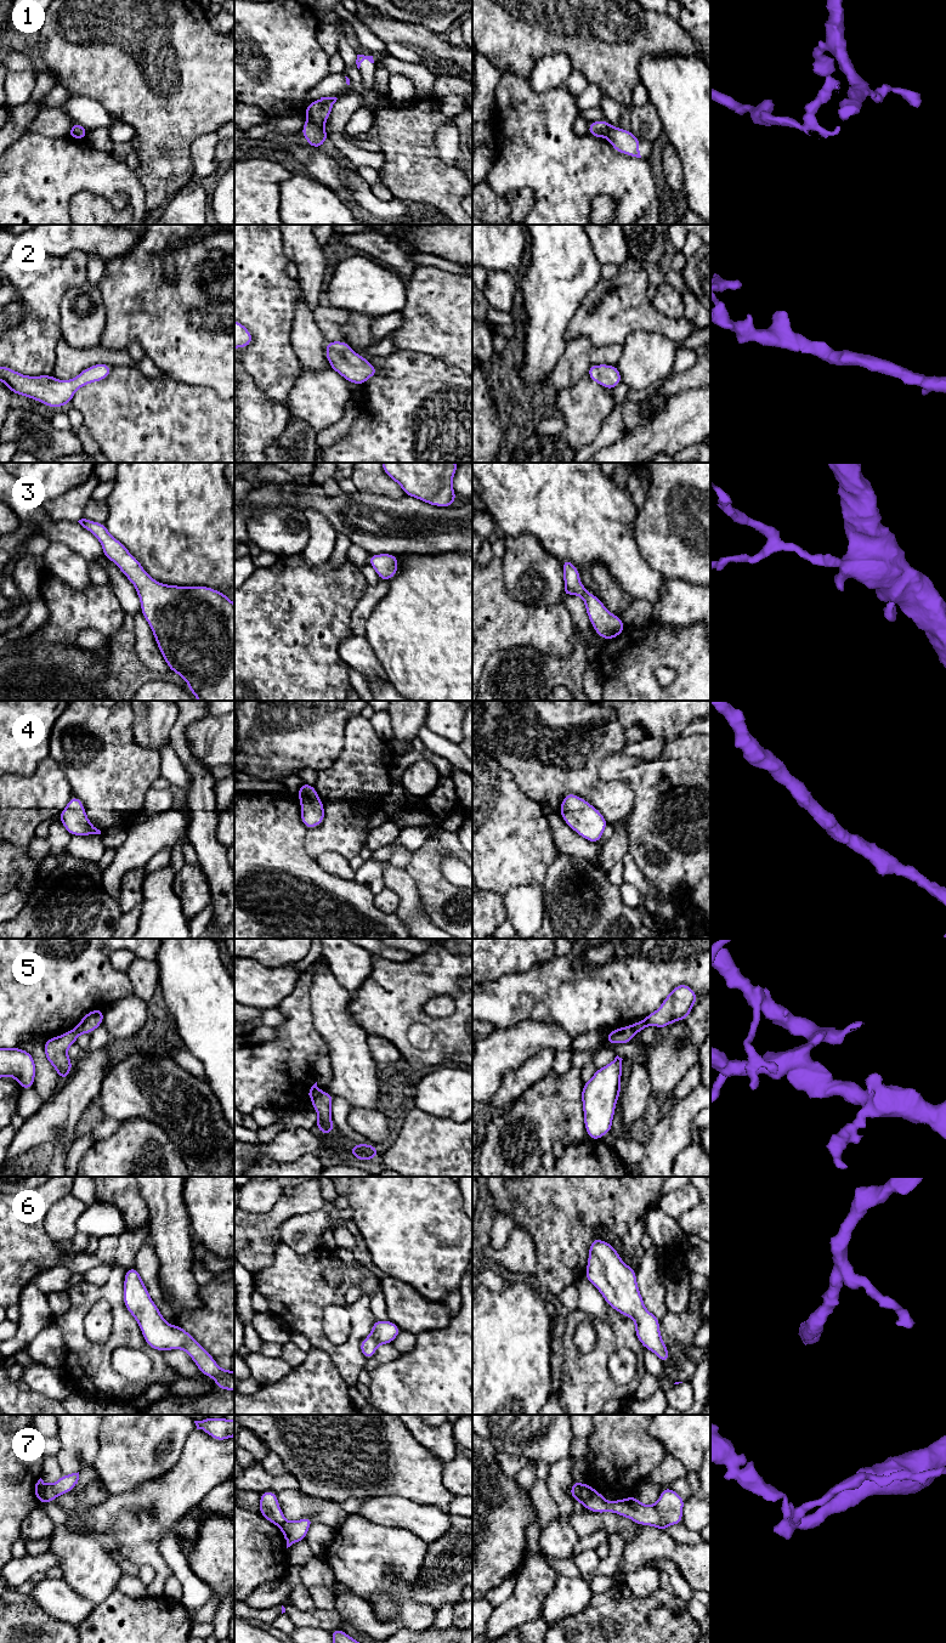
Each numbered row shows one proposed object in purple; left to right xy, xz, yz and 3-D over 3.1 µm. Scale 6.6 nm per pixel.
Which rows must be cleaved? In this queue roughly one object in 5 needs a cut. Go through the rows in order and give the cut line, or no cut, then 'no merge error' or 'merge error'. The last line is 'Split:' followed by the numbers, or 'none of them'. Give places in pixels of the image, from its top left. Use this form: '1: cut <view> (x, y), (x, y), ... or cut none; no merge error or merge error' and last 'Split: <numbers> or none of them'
1: cut xz (307, 119), (322, 126); merge error
2: cut none; no merge error
3: cut none; no merge error
4: cut none; no merge error
5: cut xz (321, 1091), (312, 1100); merge error
6: cut none; no merge error
7: cut xy (46, 1484), (41, 1503); merge error
Split: 1, 5, 7

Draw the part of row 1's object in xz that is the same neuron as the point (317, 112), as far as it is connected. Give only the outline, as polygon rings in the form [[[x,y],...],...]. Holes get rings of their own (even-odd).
[[[321,97],[317,101],[310,102],[305,109],[305,118],[313,124],[323,126],[336,100],[336,97]]]

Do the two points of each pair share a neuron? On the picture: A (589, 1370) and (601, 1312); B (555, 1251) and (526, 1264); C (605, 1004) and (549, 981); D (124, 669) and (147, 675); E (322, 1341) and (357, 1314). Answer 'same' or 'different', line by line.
A: different
B: different
C: same
D: same
E: same

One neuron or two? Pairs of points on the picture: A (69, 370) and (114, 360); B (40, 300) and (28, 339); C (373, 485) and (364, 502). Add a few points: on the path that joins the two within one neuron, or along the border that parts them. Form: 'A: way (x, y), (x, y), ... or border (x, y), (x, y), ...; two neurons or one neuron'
A: way (80, 360), (83, 357), (103, 357); one neuron
B: way (30, 310), (28, 329); one neuron
C: border (357, 489), (396, 499); two neurons

